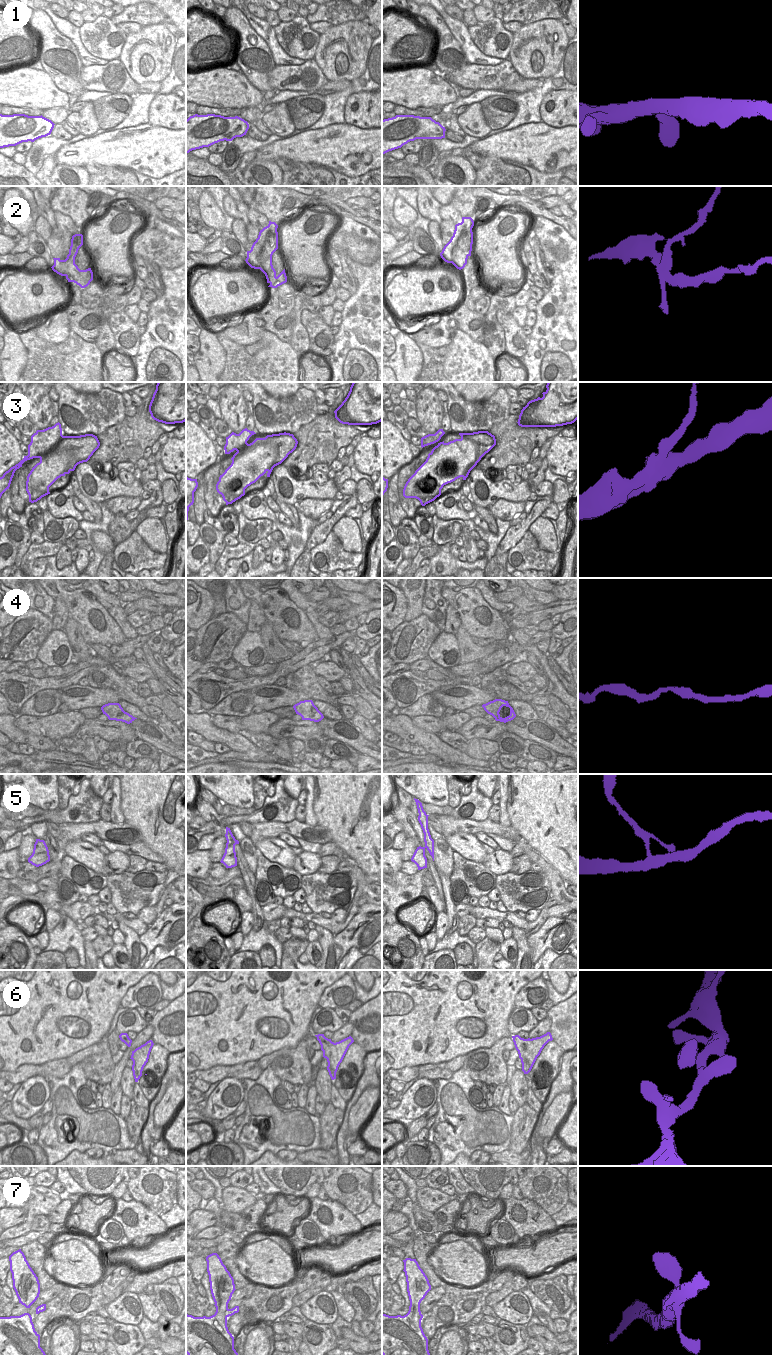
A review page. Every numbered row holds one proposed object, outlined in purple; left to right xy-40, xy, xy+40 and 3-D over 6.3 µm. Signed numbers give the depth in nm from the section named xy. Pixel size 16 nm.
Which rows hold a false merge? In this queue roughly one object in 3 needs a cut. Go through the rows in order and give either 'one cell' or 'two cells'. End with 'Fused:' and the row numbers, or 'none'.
1: one cell
2: two cells
3: one cell
4: one cell
5: two cells
6: one cell
7: one cell
Fused: 2, 5

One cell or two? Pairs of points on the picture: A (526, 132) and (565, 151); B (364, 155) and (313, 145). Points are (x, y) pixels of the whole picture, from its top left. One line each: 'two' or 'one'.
A: one
B: one

